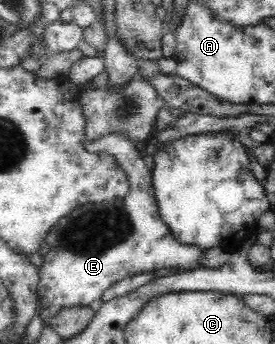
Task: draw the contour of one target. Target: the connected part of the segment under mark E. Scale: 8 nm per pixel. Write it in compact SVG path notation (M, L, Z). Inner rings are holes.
M113 130L104 137L86 142L85 149L88 153L106 154L112 157L116 161L116 166L120 168L121 173L124 173L126 180L128 180L129 190L124 197L102 203L102 205L83 204L72 209L68 215L58 219L47 235L41 239L39 253L42 257L42 265L40 265L39 270L37 297L39 298L38 303L40 303L38 317L40 317L44 327L51 325L51 319L63 309L72 307L96 308L101 305L104 292L126 277L132 277L138 273L148 273L148 271L154 272L156 269L173 268L187 271L200 268L197 263L203 252L191 245L178 243L160 220L152 175L142 160L138 143L129 138L126 132Z

